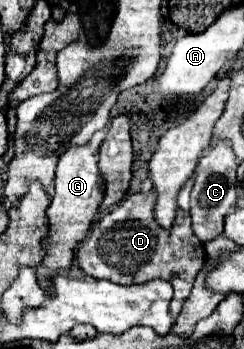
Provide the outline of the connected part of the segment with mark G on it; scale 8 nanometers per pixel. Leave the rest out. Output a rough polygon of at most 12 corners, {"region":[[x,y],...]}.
{"region":[[70,146],[56,168],[42,288],[70,268],[104,198],[98,154]]}

